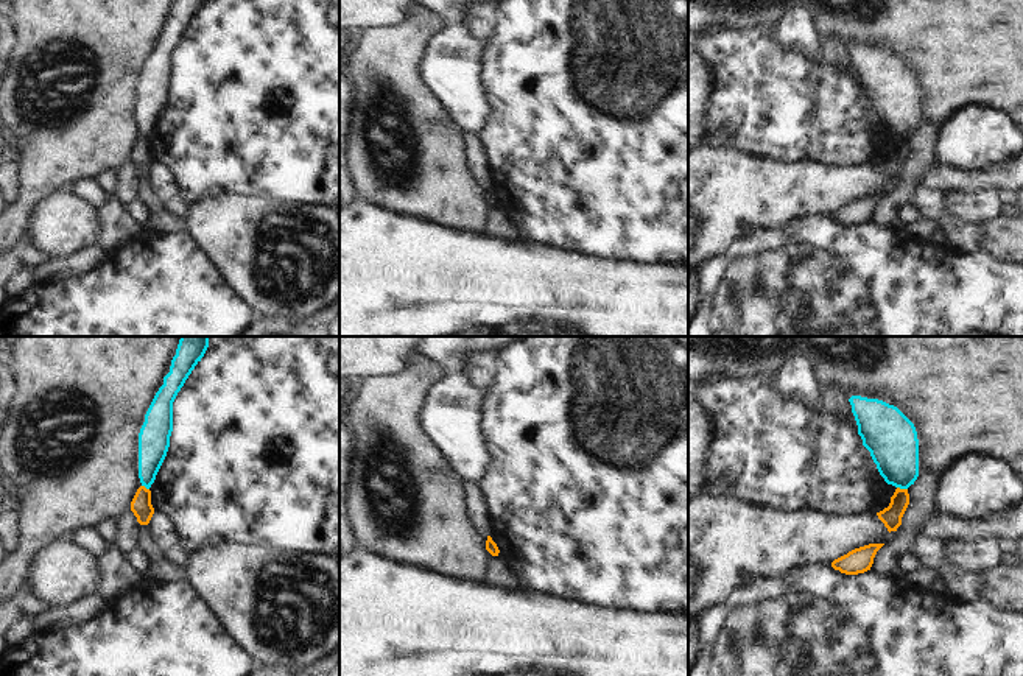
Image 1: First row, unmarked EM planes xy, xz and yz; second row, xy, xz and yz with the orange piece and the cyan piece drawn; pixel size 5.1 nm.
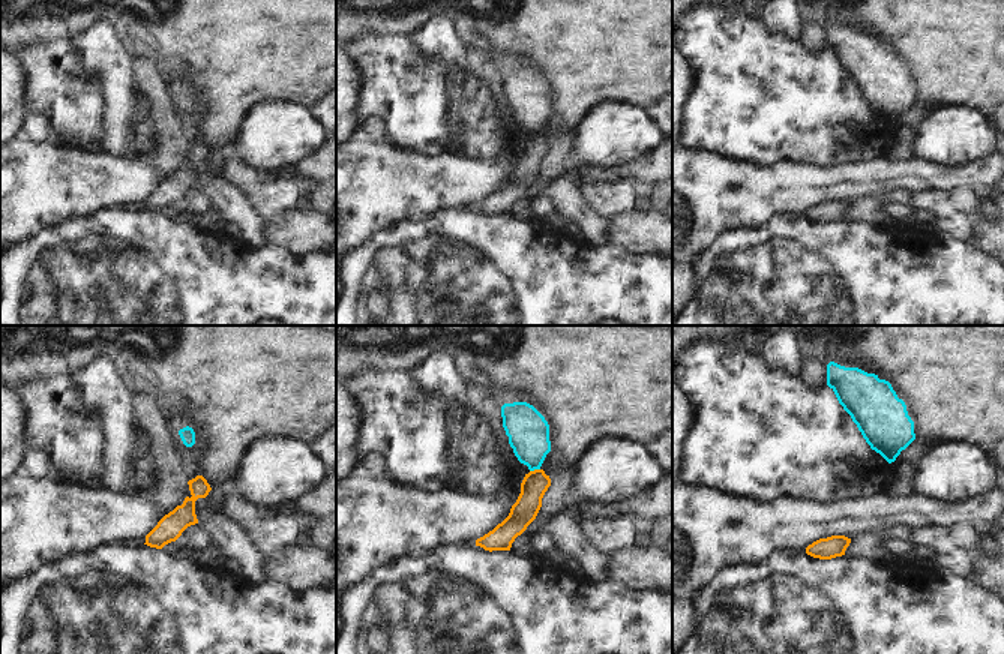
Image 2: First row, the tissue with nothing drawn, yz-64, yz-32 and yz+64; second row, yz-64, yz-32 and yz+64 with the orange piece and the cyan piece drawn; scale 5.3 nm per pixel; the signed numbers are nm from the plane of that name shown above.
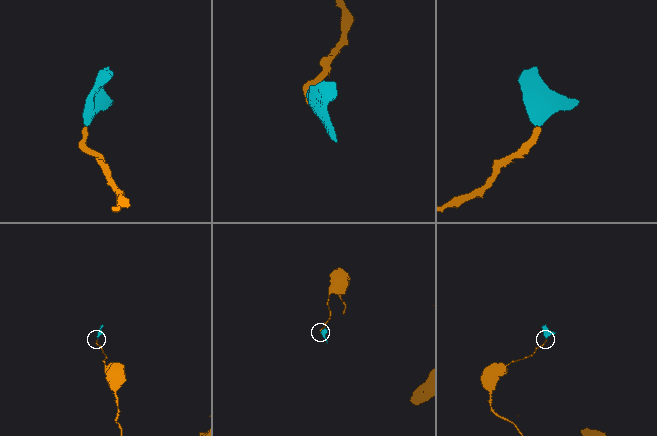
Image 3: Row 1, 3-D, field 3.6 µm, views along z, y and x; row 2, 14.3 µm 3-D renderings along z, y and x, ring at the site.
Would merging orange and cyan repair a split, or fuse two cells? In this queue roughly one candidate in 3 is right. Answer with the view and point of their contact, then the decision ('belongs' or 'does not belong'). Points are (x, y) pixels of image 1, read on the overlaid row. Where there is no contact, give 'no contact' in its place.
contact yz (902, 489); does not belong

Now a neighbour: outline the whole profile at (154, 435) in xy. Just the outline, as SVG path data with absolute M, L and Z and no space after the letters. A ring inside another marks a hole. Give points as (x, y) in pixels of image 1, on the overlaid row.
M181 336L170 372L156 393L139 433L139 478L146 489L167 456L173 431L173 402L209 347L209 336Z

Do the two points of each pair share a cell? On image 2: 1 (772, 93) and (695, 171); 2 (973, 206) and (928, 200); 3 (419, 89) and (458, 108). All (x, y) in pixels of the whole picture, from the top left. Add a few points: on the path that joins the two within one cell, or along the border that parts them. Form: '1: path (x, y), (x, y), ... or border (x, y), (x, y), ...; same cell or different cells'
1: border (688, 144), (749, 159); different cells
2: path (962, 201), (938, 201); same cell
3: border (437, 68), (443, 72), (446, 138); different cells

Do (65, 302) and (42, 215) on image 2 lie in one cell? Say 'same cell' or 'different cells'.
different cells

